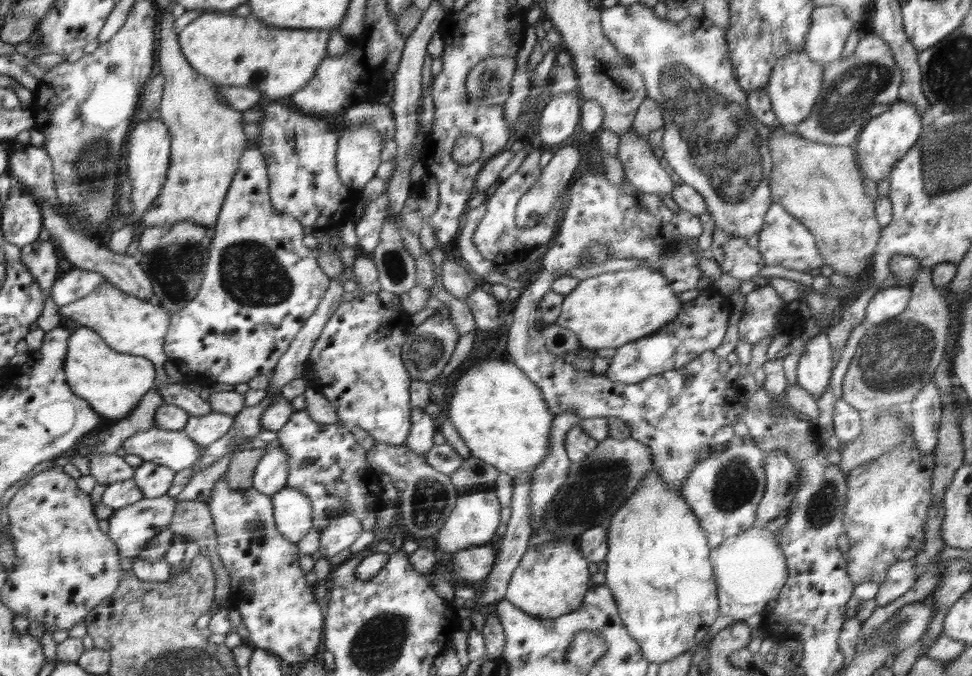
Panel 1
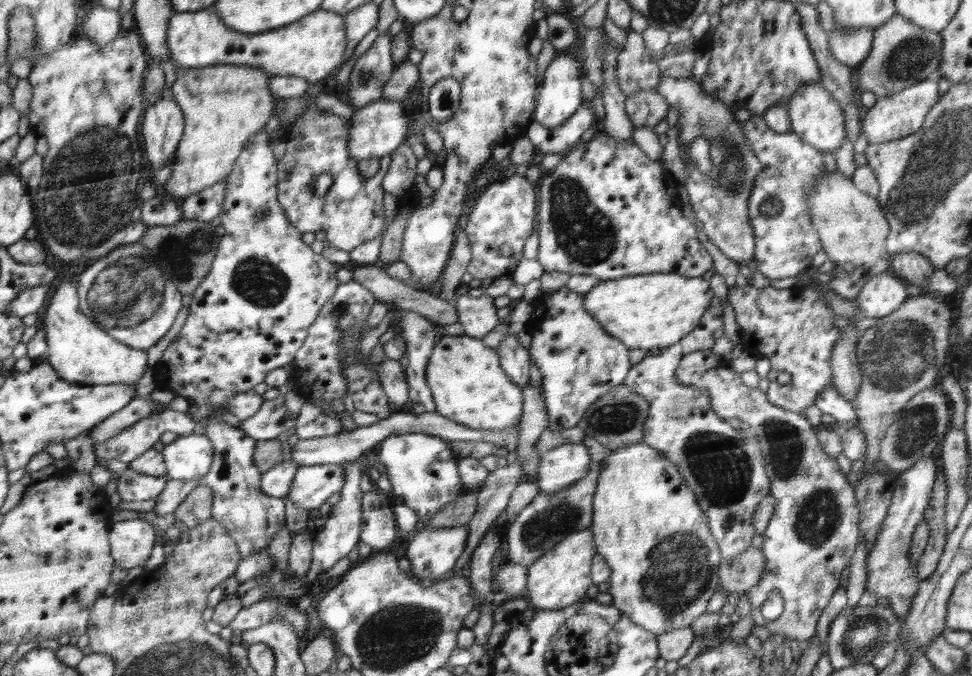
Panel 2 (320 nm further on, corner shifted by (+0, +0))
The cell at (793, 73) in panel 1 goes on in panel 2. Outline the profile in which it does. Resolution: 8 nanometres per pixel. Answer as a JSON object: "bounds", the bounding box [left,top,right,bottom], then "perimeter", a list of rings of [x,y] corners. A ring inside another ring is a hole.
{"bounds":[786,82,845,152],"perimeter":[[[809,82],[800,86],[786,104],[791,132],[795,133],[804,143],[823,152],[838,149],[844,141],[845,115],[840,104],[832,98],[830,91],[821,82]]]}

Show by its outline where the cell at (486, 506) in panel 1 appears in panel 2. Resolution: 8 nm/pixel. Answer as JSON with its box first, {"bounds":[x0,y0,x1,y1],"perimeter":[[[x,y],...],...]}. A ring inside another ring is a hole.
{"bounds":[406,525,468,581],"perimeter":[[[468,525],[424,529],[416,533],[406,548],[411,574],[432,581],[450,575],[451,568],[467,545]]]}

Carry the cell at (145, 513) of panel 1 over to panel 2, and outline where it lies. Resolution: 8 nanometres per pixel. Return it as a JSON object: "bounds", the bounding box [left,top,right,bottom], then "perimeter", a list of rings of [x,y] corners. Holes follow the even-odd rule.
{"bounds":[109,518,156,571],"perimeter":[[[140,518],[113,523],[109,538],[114,566],[127,571],[136,566],[145,566],[156,542],[154,528]]]}

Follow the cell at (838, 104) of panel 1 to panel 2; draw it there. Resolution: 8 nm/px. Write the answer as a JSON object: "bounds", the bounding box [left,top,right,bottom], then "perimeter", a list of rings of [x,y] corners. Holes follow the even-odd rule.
{"bounds":[858,14,943,96],"perimeter":[[[896,14],[882,26],[874,28],[873,45],[865,61],[858,66],[858,86],[876,96],[892,96],[907,86],[935,76],[941,63],[943,40],[940,33],[924,30]]]}

